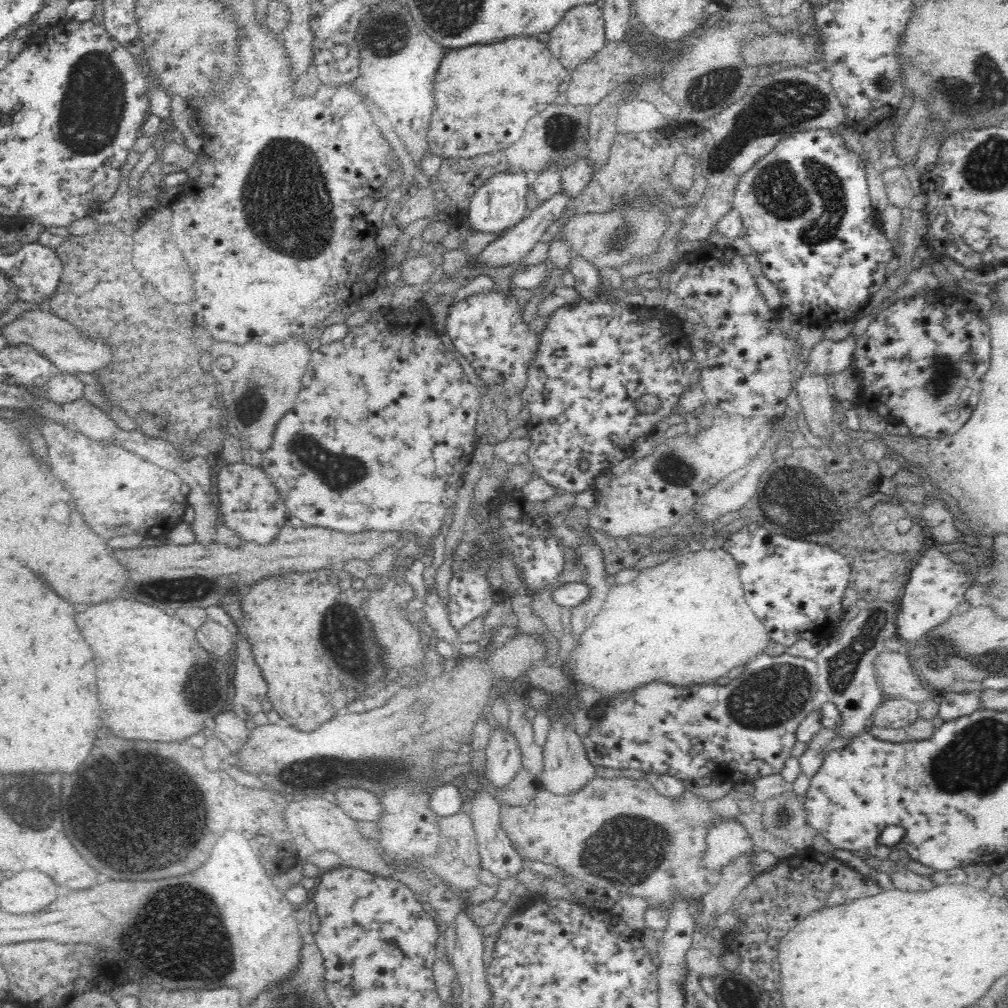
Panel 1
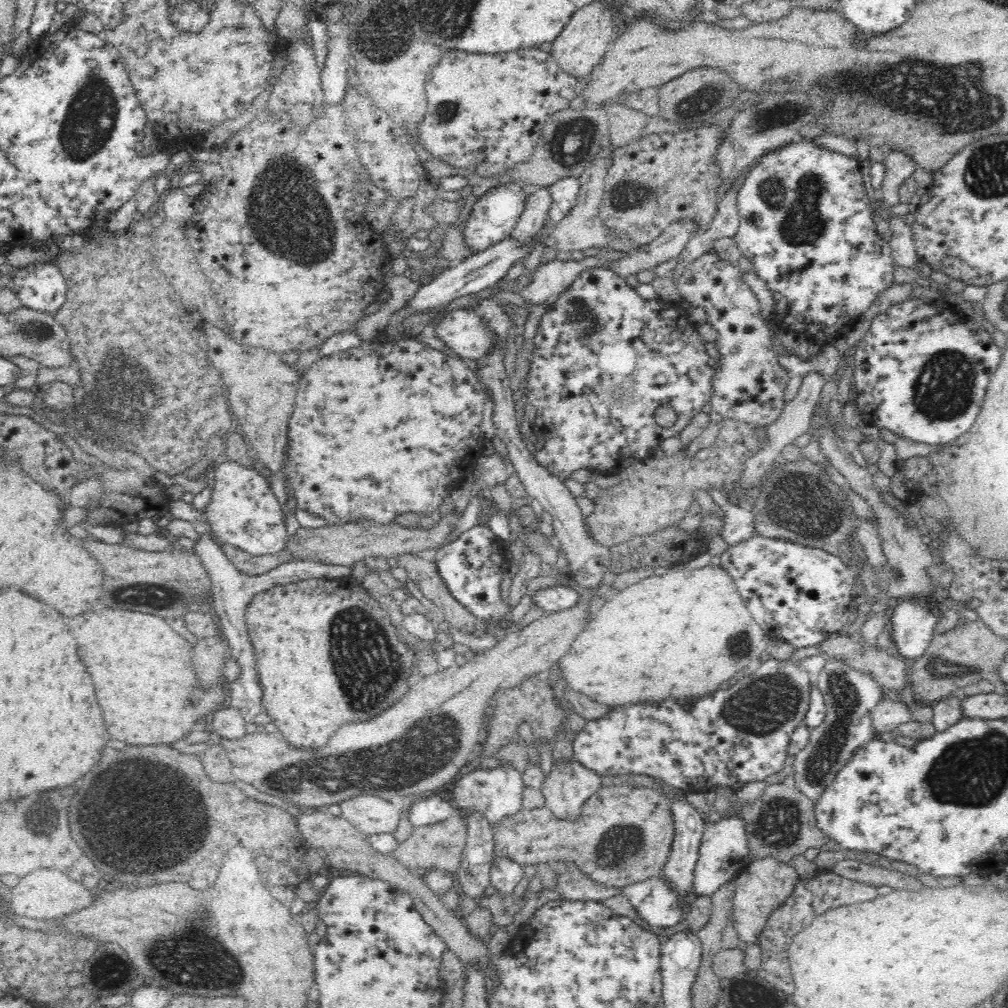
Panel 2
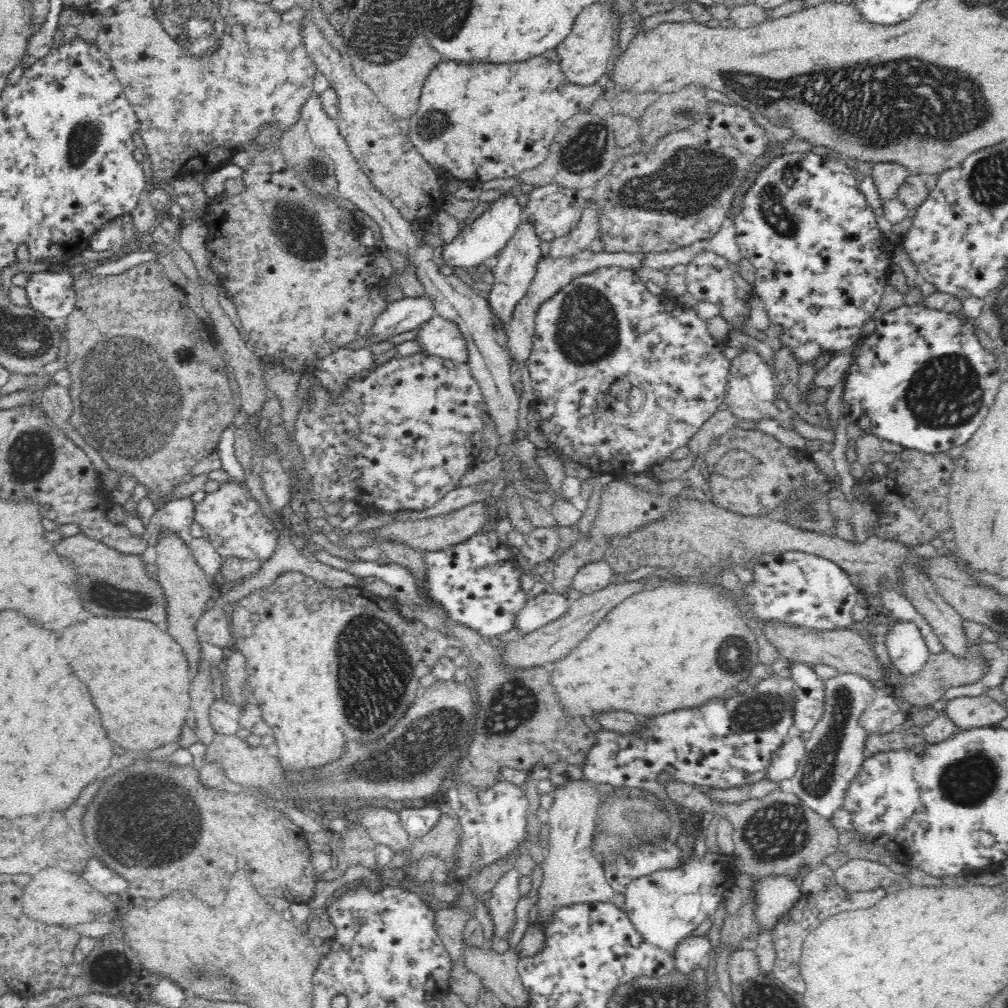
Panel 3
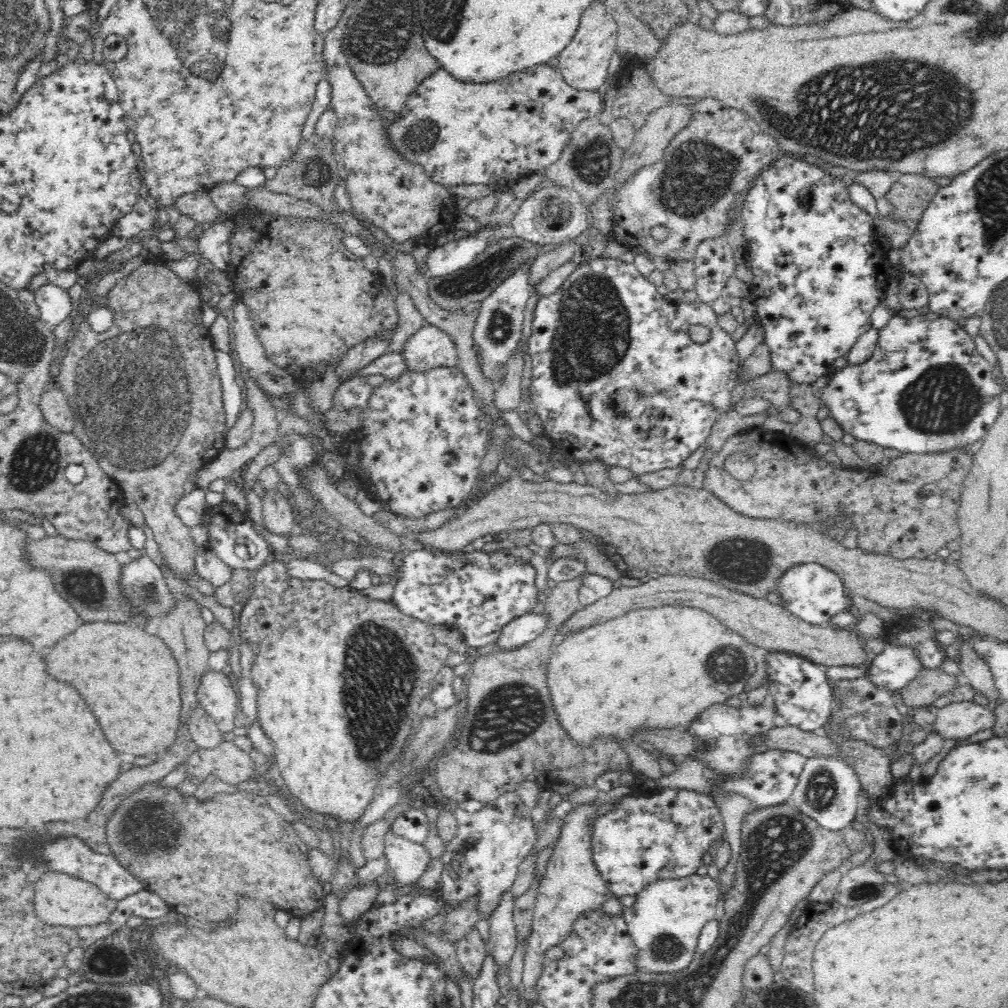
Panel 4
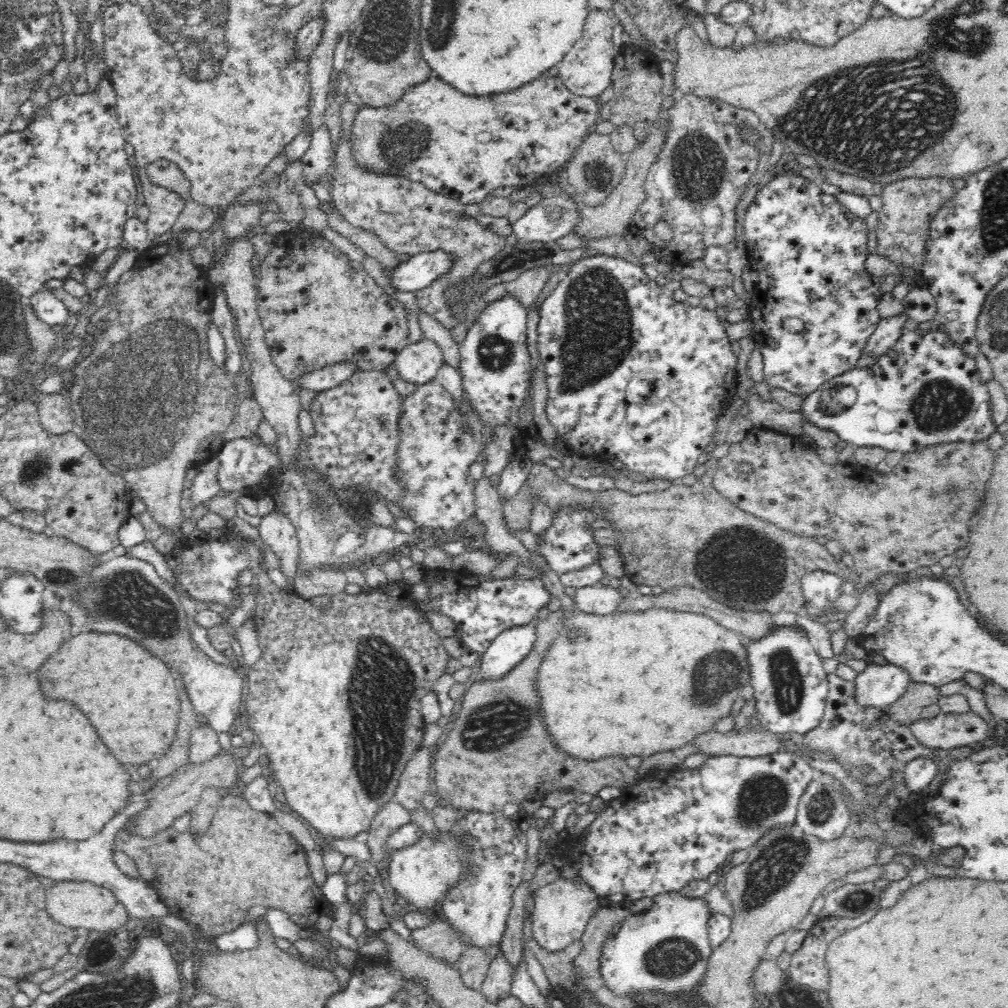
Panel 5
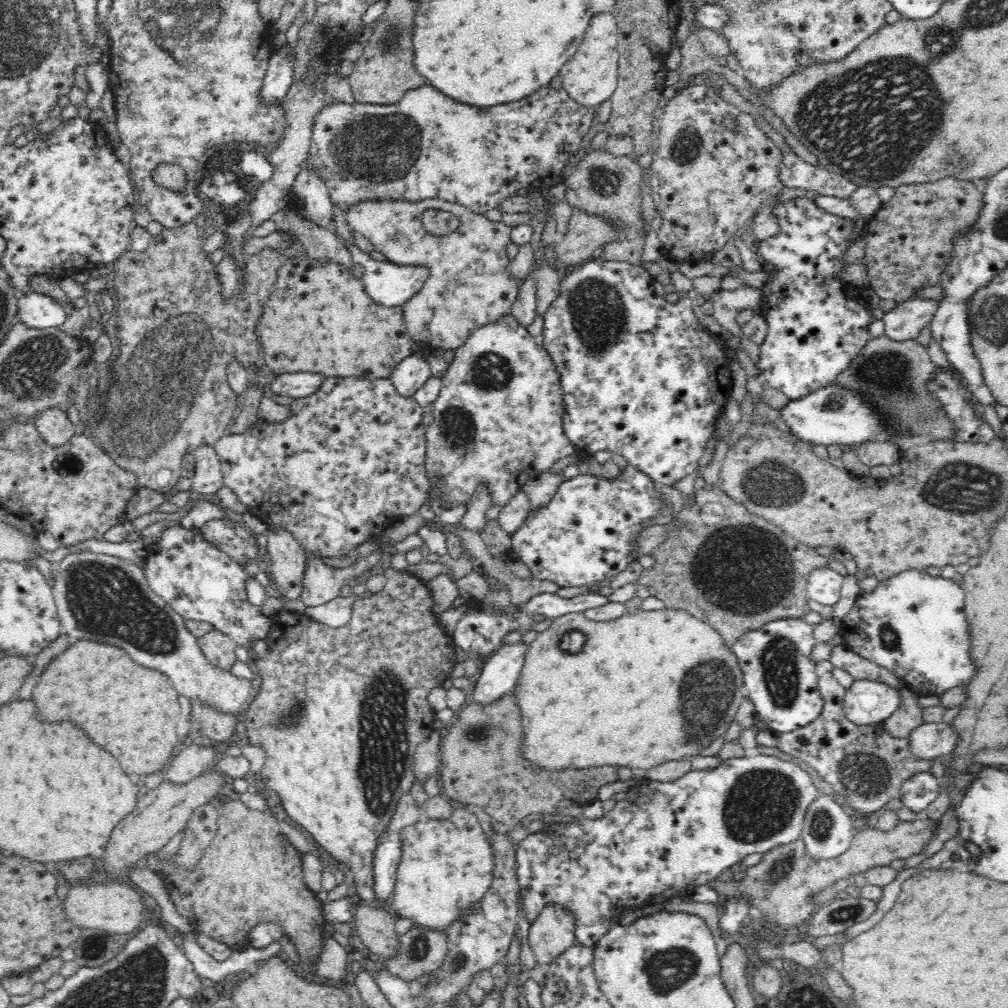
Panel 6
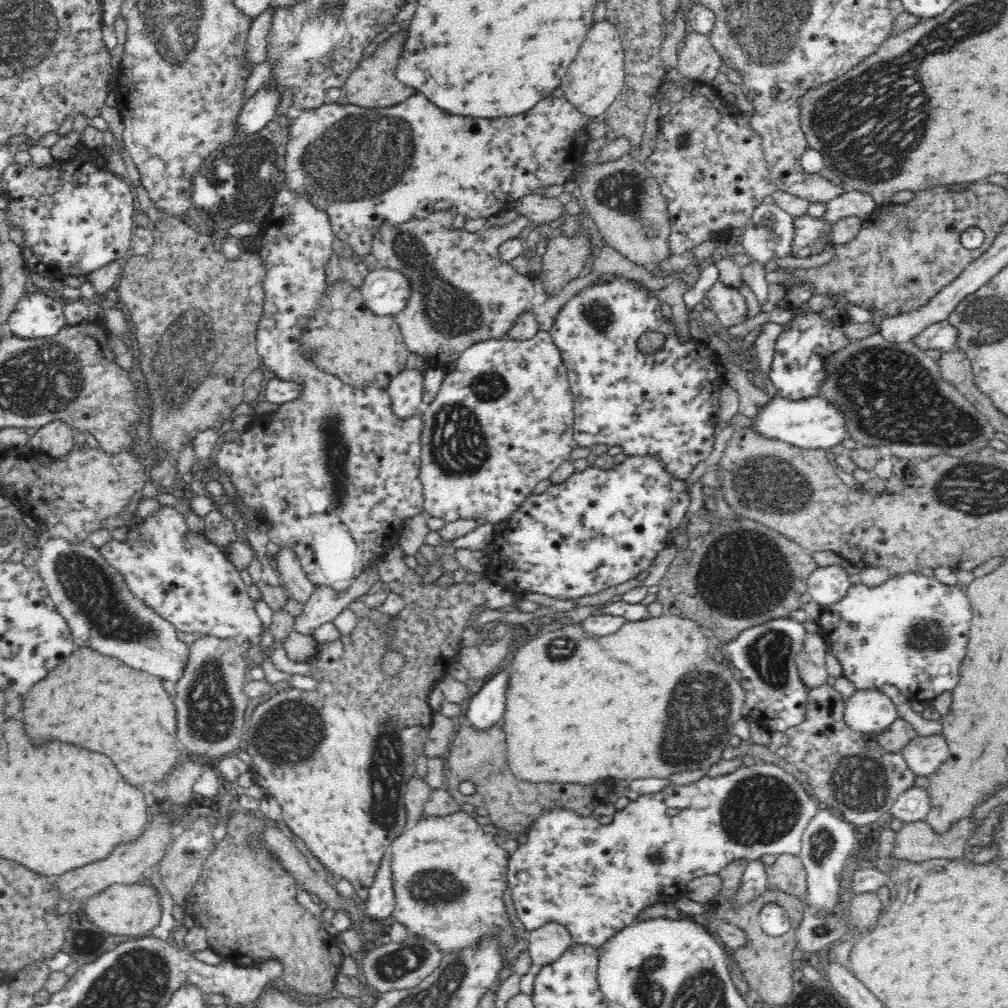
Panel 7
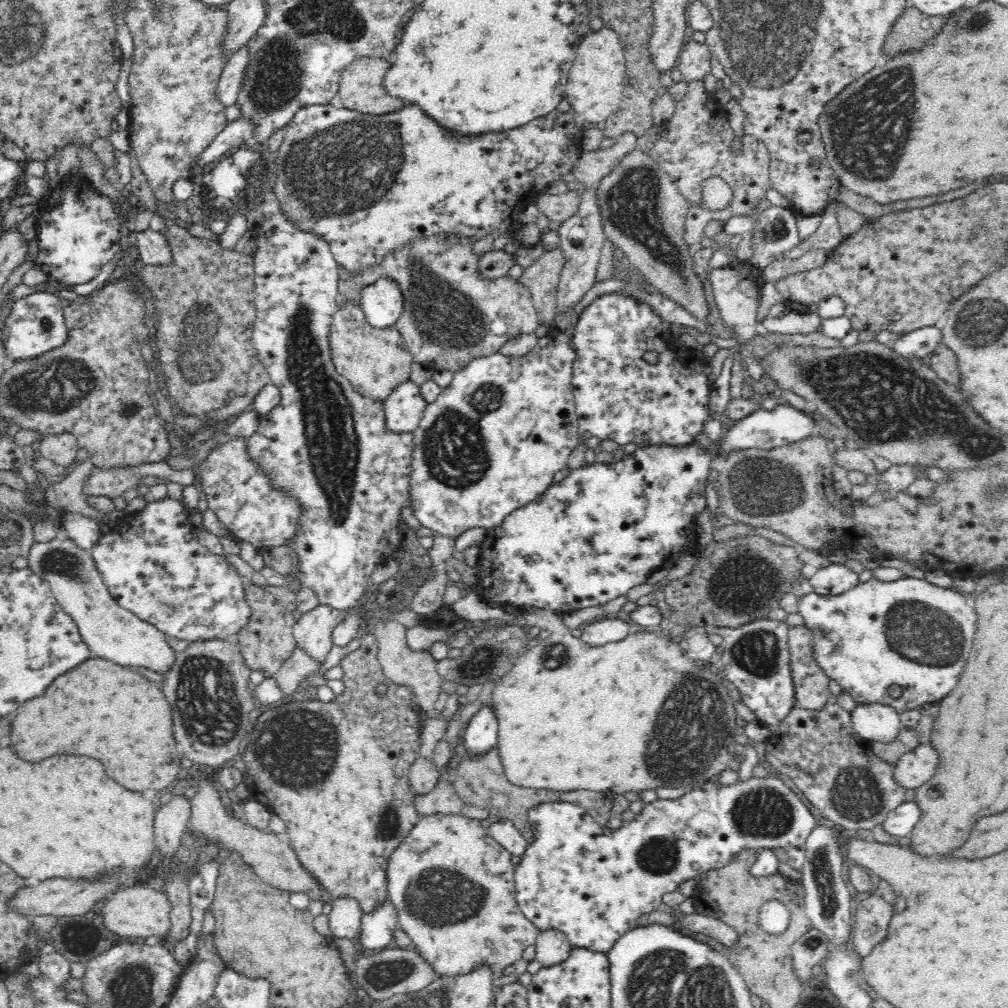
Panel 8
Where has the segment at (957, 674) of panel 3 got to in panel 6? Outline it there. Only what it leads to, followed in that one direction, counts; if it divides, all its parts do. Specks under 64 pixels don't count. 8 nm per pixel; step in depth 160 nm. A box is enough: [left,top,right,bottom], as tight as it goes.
[883,684,922,738]

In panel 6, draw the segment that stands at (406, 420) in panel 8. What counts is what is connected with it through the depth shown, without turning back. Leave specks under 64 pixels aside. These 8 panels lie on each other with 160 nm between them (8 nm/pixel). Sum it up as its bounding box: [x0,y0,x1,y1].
[390,352,433,398]

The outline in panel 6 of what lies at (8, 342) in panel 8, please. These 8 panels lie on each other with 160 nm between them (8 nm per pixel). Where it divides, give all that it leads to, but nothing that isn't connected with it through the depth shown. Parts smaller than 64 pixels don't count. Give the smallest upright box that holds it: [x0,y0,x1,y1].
[18,293,66,328]

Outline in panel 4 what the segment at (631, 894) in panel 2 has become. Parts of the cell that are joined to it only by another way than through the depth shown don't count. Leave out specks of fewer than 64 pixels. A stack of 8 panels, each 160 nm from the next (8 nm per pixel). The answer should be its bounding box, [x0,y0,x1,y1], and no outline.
[622,874,722,973]

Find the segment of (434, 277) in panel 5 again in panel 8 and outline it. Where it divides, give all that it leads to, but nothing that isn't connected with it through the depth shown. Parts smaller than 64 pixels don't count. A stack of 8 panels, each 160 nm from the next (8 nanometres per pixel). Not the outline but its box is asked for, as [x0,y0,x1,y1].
[360,277,404,329]

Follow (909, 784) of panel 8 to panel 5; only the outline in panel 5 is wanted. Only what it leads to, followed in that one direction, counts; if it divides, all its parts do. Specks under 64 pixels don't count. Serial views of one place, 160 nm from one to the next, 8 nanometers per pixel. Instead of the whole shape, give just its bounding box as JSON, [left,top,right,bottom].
[909,709,988,751]

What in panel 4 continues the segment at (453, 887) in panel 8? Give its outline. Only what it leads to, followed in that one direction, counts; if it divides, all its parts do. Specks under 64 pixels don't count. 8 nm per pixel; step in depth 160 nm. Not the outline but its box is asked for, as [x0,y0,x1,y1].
[383,831,431,888]

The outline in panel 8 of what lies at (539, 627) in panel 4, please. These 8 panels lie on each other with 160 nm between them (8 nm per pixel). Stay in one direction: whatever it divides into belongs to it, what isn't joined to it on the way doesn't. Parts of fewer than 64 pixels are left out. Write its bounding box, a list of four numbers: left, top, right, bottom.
[464,702,499,756]

